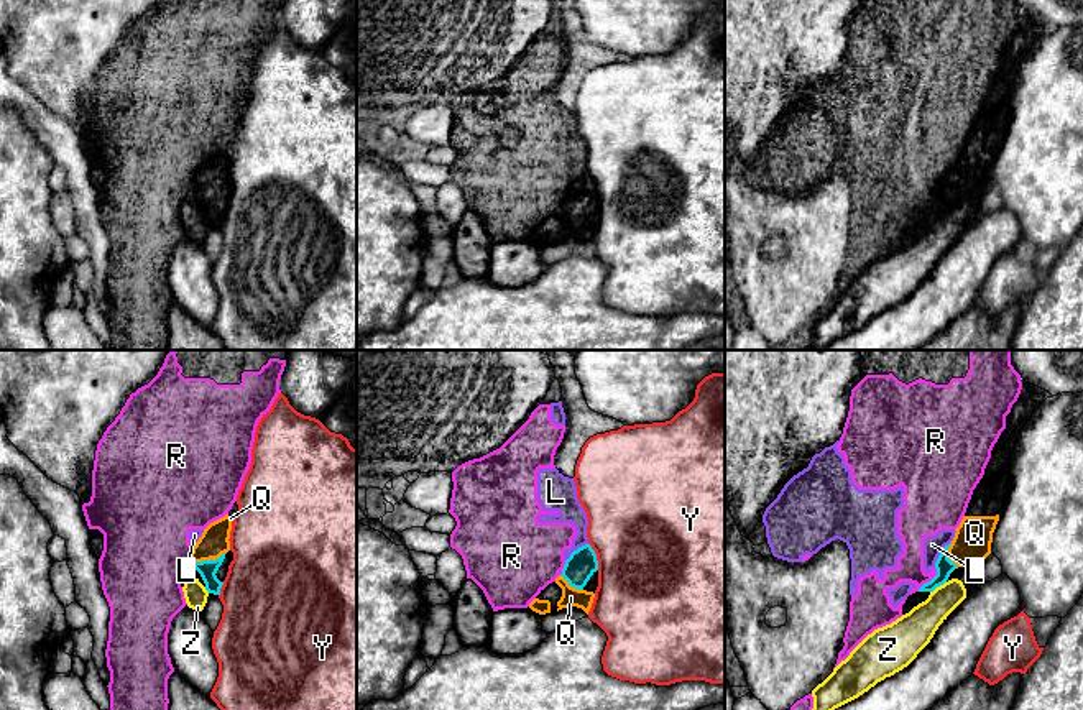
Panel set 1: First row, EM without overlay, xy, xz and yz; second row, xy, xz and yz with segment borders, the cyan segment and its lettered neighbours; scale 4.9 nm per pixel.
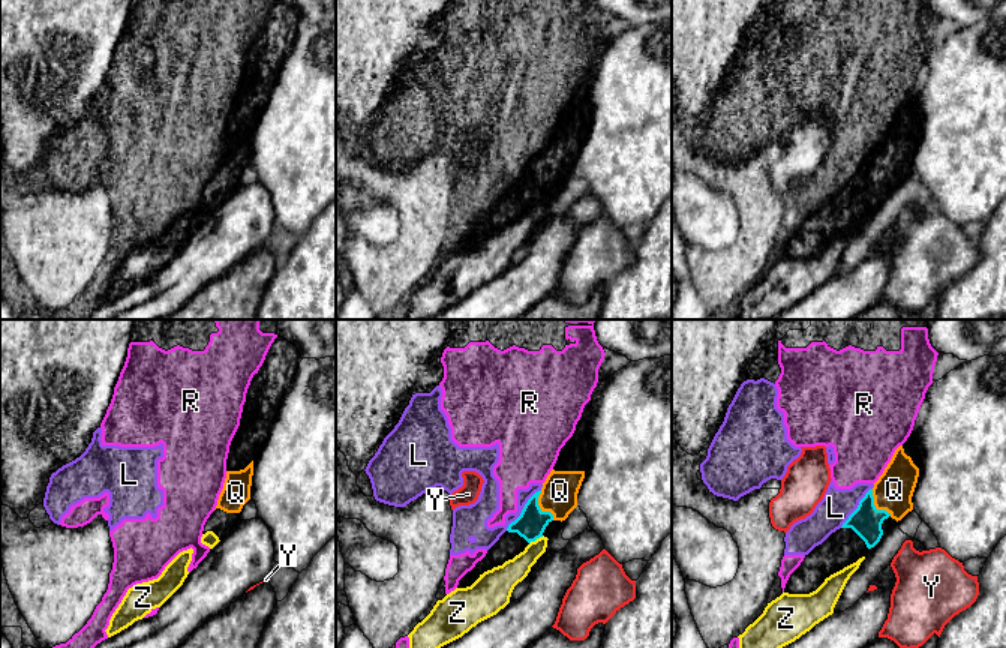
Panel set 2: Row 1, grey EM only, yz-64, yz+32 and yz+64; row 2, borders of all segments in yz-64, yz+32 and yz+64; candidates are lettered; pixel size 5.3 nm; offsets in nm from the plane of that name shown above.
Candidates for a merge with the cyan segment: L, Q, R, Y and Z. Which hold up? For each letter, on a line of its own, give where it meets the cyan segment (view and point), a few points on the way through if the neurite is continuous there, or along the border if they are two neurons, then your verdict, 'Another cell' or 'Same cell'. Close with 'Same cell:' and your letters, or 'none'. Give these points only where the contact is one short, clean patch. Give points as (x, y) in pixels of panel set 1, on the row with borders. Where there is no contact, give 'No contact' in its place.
L: Touches cyan at yz (940, 554). Boundary: yz (950, 541), (940, 551), (934, 566). Another cell
Q: Touches cyan at xy (211, 559). Boundary: xy (225, 551), (214, 559), (202, 559), (193, 564). Another cell
R: Touches cyan at yz (930, 580). Boundary: yz (935, 567), (935, 574), (917, 590). Another cell
Y: Touches cyan at xz (595, 556). Boundary: xz (589, 543), (599, 569). Another cell
Z: Touches cyan at yz (937, 585). Boundary: yz (945, 580), (930, 592). Another cell
Same cell: none

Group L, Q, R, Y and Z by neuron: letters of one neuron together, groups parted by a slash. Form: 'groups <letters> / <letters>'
groups L R / Q Z / Y

